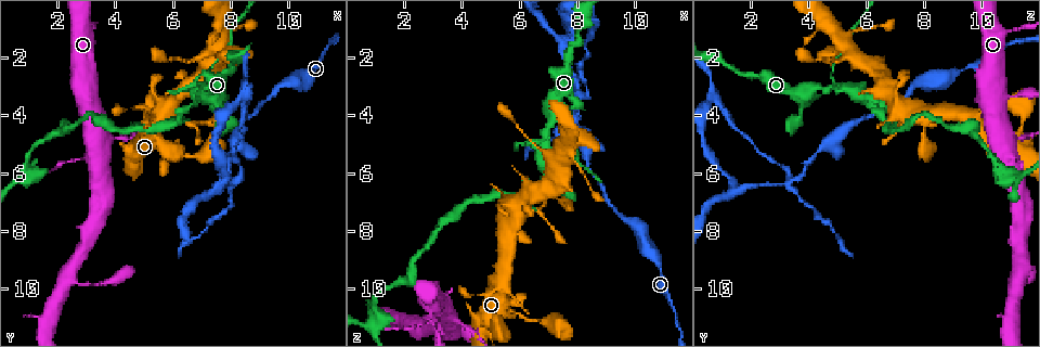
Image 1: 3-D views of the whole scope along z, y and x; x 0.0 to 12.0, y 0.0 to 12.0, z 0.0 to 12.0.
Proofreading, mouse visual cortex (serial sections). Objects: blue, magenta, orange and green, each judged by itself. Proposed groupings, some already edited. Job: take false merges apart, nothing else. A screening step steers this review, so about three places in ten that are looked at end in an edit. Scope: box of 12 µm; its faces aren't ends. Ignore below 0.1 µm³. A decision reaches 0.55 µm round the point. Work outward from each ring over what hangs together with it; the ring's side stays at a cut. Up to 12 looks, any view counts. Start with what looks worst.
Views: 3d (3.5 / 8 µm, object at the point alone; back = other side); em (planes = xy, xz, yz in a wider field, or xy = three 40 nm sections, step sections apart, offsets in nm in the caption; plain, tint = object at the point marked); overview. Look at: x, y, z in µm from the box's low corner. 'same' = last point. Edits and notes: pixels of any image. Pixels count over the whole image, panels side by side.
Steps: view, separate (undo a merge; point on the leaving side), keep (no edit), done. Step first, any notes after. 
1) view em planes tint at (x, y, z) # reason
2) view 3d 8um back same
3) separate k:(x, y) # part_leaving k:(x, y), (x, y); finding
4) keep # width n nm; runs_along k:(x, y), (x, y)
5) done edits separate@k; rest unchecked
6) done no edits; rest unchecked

view 3d 3.5um at (6.8, 2.9, 5.1) # thin arm on a thick one

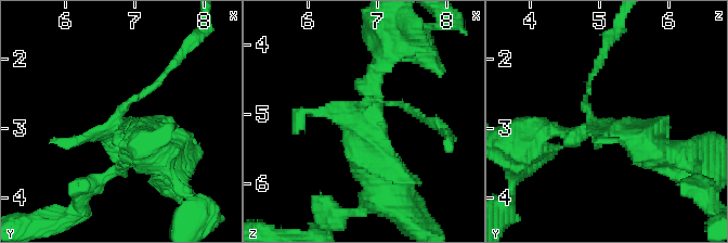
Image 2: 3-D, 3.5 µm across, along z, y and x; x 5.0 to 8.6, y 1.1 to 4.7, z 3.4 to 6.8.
view em planes plain at (6.90, 2.95, 5.00) # need the tissue

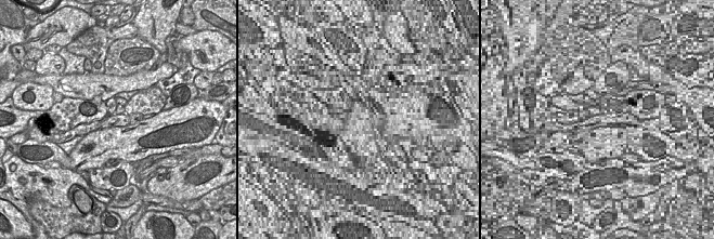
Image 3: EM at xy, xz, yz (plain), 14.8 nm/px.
view em planes tint same # where the object lies

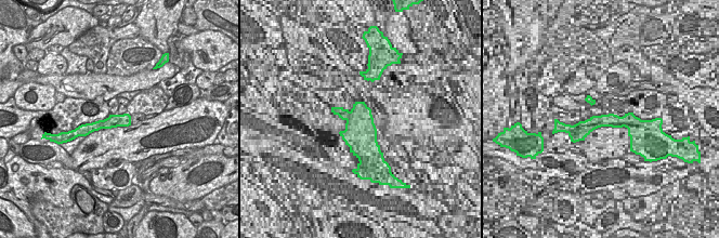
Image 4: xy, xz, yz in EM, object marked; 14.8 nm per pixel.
keep # runs_along 2:(537, 131), (625, 125), (662, 151); continuous, no second cell

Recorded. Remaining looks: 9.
view 3d 8um back at (8.0, 6.3, 3.4) # arms part here

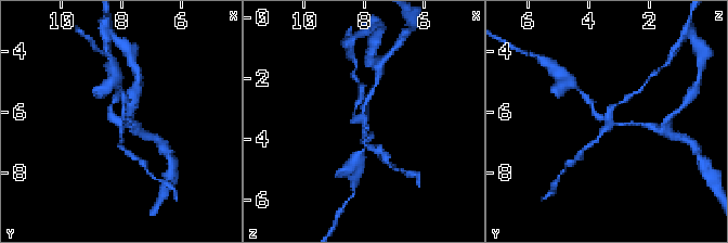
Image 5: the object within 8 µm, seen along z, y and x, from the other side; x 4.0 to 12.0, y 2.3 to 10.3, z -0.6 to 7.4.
view em xy step 5 tint at (8.1, 6.3, 3.3)

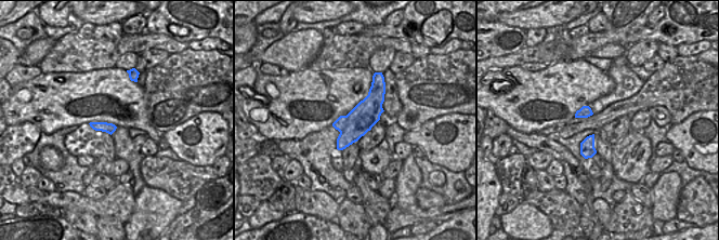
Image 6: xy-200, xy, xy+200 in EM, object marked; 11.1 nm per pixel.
separate 5:(673, 52) # two cells meet here

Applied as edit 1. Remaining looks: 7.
view overview

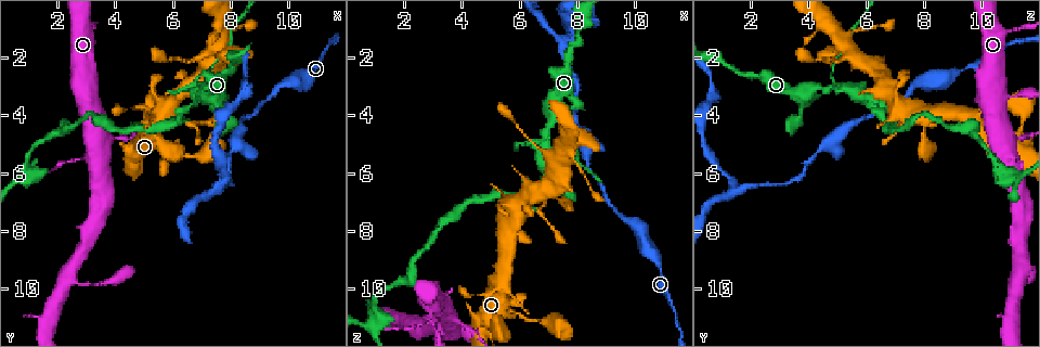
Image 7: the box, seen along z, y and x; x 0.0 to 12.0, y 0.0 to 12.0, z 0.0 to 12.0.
view 3d 3.5um at (7.6, 6.6, 1.6) # sharp bend

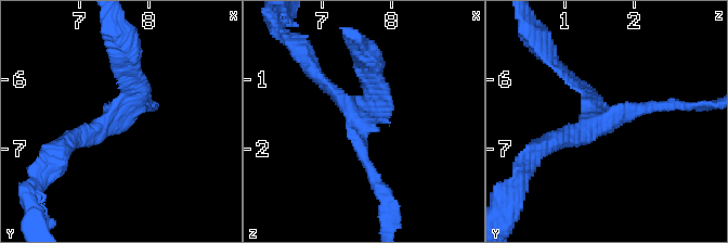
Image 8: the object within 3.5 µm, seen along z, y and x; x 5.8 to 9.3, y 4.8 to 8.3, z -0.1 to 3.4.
view em xy step 5 tint at (7.50, 6.60, 1.50) # arms 3; arm_widths 150, 150, 200 nm

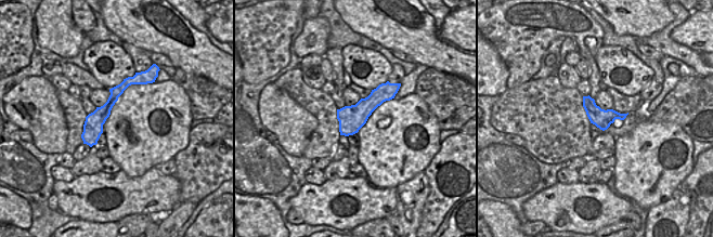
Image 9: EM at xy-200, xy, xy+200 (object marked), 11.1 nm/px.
view em xy step 1 tint same

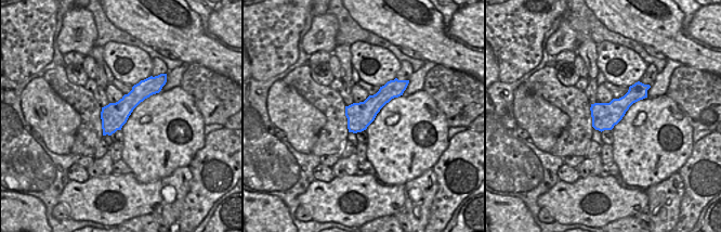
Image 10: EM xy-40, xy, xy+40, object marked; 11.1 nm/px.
keep # runs_along 8:(663, 107), (602, 122), (563, 71); all the same cell

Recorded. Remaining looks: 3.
view 3d 3.5um at (3.2, 2.9, 10.3) # sudden change in width

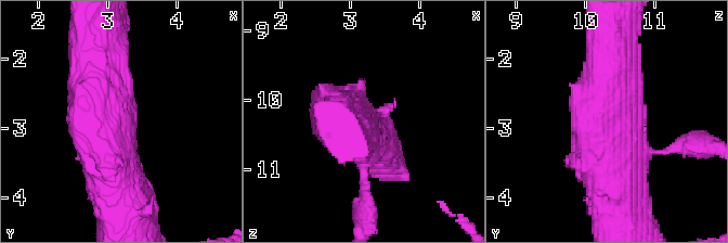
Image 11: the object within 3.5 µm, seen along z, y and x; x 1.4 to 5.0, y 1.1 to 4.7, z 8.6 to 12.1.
view em xy step 1 tint at (3.10, 2.95, 10.25) # now the EM

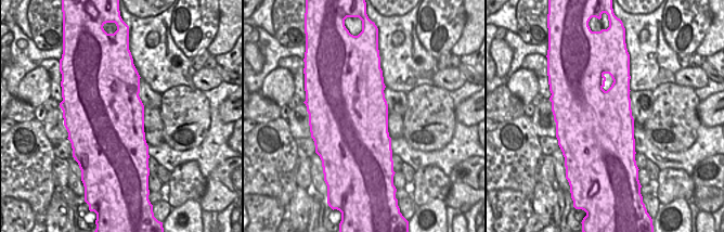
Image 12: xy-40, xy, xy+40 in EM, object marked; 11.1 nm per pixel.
keep # continuous, no second cell

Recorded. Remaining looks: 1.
done edits separate@5; rest unchecked

